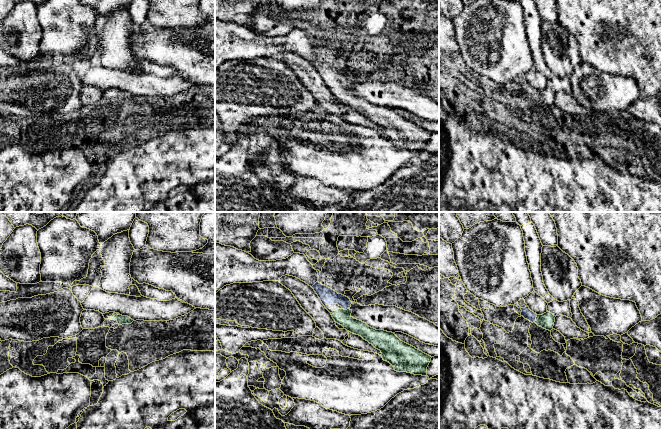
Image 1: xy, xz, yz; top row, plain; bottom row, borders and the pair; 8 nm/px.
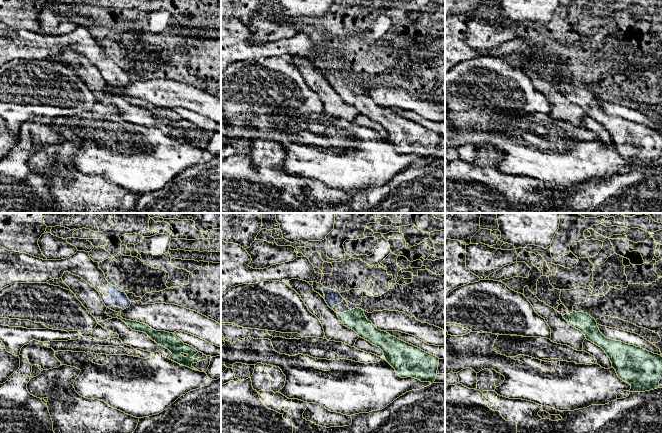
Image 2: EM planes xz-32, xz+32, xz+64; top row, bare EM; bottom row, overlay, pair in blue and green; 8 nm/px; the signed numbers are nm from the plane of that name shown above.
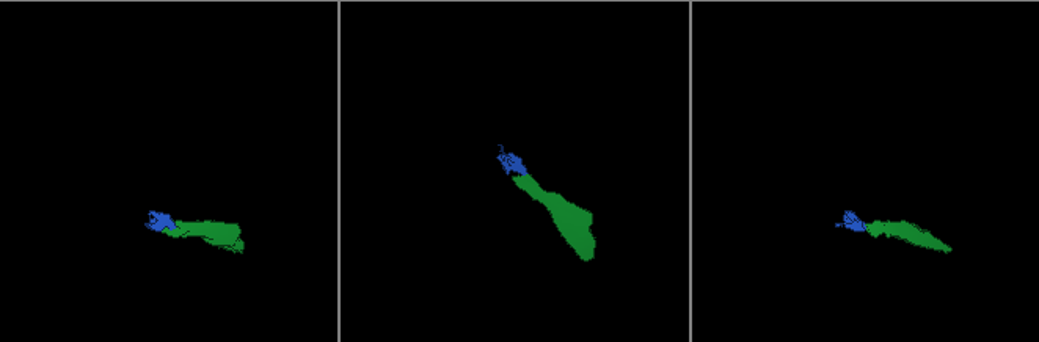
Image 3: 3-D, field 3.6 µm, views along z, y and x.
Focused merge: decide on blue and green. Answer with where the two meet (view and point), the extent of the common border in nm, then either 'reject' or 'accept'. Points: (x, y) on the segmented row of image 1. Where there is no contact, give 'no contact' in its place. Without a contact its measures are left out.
meets blue in xz at (346, 309); contact 60 nm long; accept

